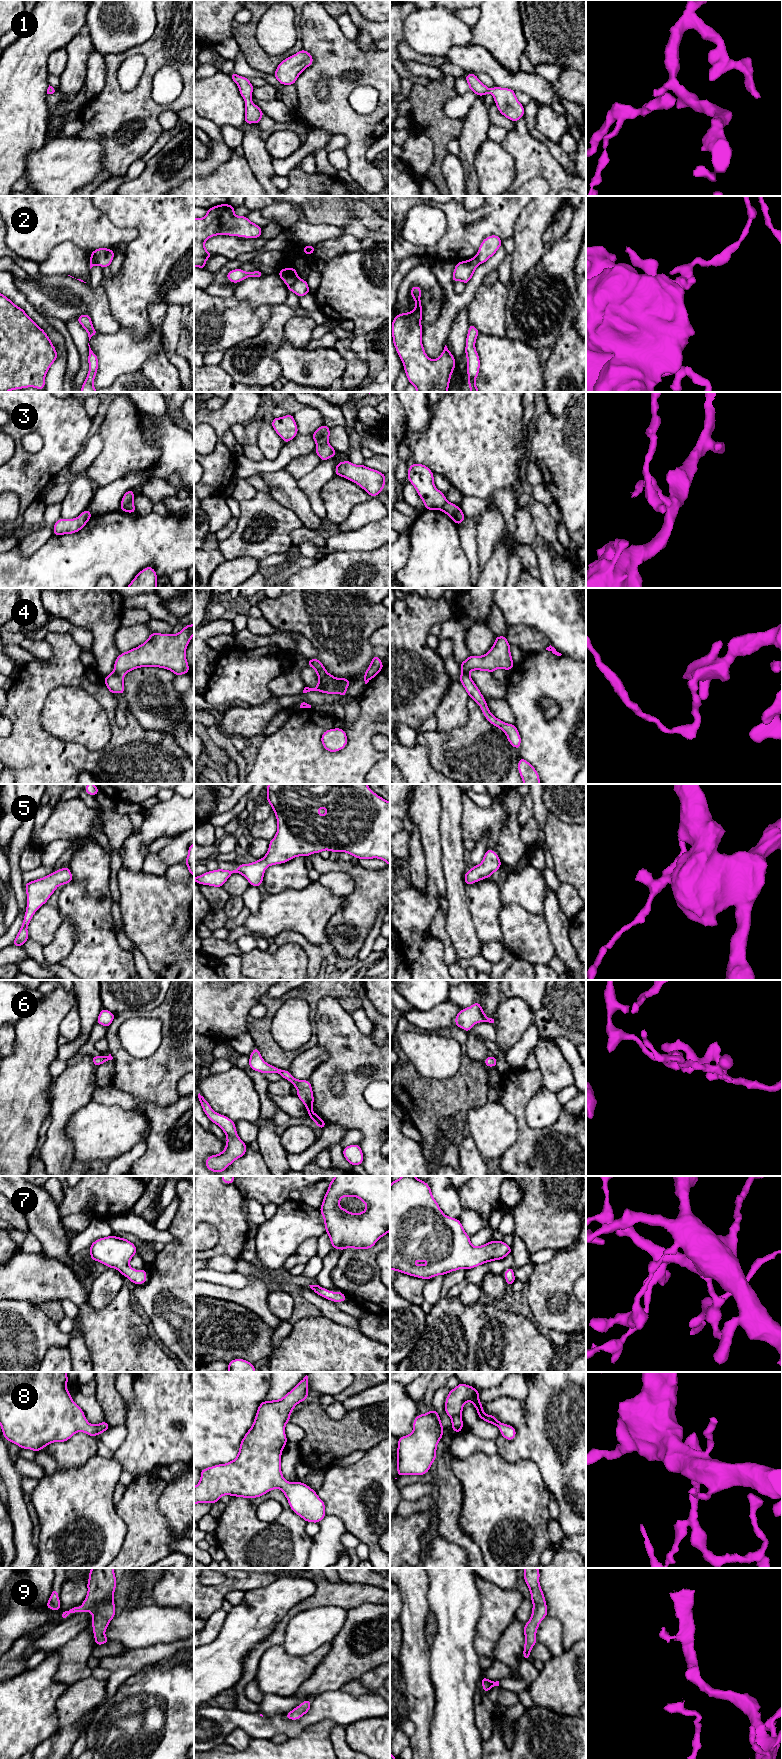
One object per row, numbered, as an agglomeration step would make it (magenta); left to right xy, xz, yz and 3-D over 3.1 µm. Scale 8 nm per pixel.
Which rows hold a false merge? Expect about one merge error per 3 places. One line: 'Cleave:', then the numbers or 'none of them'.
Cleave: 2, 3, 4

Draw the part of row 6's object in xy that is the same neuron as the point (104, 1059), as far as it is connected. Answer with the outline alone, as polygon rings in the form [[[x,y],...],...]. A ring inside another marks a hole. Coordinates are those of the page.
[[[101,1054],[99,1056],[92,1056],[92,1061],[93,1064],[95,1065],[95,1067],[97,1068],[100,1064],[103,1064],[109,1060],[112,1060],[113,1057],[111,1056],[111,1054],[109,1054],[108,1056],[104,1057]]]

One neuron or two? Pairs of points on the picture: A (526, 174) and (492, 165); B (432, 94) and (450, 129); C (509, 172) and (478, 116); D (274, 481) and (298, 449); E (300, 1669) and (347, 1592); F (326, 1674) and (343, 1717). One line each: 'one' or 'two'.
A: two
B: one
C: two
D: two
E: two
F: two

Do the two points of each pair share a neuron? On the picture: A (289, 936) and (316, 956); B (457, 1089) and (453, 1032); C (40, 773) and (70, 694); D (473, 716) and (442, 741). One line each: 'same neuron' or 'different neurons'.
A: same neuron
B: same neuron
C: different neurons
D: same neuron

